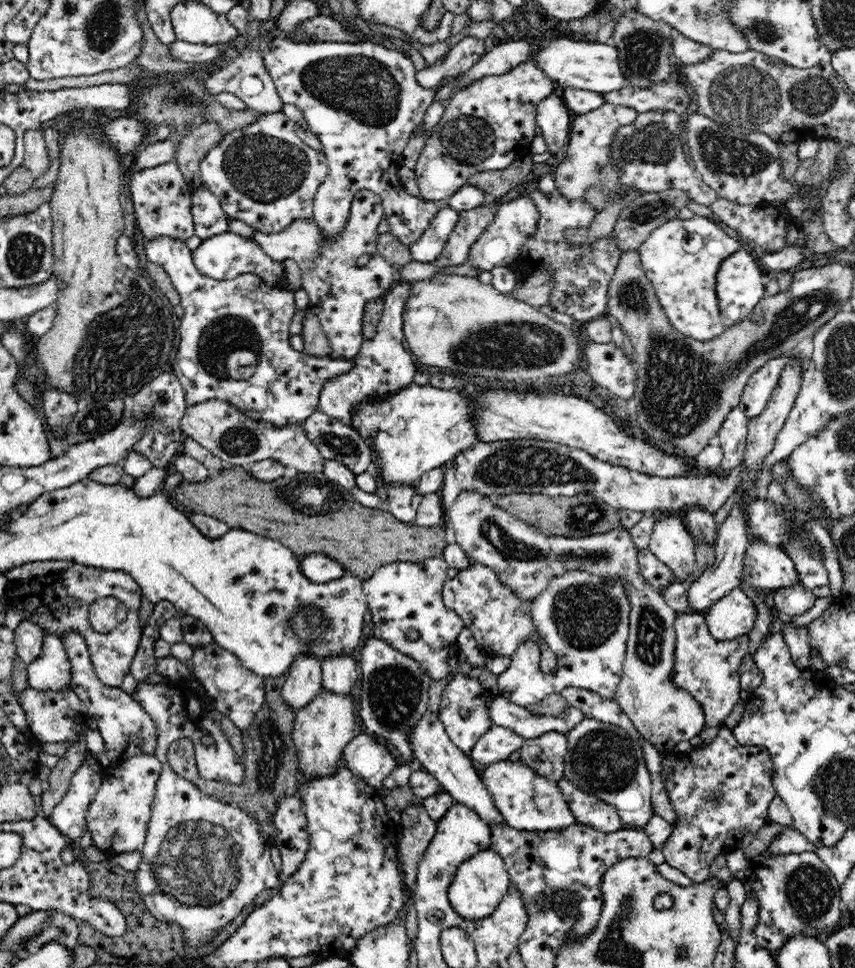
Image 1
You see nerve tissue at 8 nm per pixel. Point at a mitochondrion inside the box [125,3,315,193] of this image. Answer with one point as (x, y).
(178, 97)

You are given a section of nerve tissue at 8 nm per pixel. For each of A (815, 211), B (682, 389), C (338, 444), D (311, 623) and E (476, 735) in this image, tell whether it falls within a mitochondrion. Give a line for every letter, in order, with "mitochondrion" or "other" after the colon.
A: other
B: mitochondrion
C: mitochondrion
D: mitochondrion
E: other

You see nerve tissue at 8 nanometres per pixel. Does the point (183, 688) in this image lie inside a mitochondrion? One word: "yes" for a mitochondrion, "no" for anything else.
no

